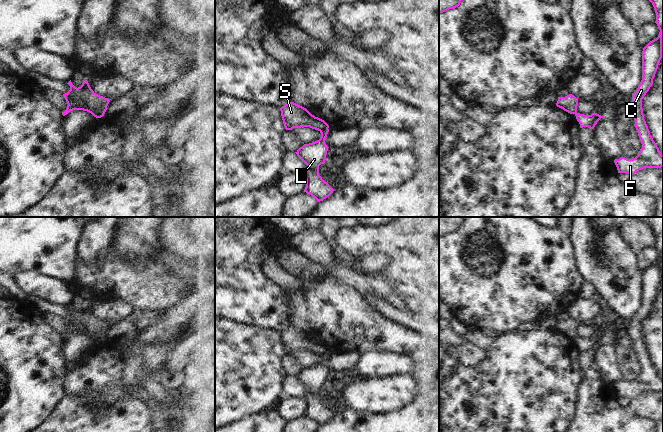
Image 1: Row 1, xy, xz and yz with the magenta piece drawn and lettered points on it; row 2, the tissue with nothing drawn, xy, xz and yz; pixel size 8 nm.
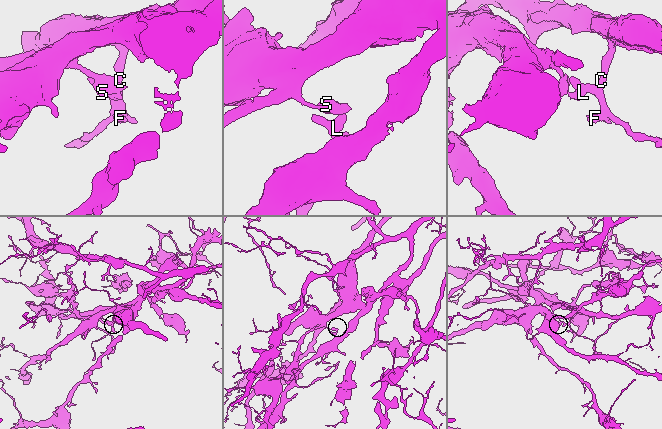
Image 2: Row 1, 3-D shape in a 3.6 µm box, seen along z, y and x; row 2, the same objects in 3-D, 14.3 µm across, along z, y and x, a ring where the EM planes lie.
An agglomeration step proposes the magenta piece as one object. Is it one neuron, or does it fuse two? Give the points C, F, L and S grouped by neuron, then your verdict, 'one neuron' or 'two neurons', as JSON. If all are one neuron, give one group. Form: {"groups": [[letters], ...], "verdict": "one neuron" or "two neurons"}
{"groups": [["C", "F", "L"], ["S"]], "verdict": "two neurons"}

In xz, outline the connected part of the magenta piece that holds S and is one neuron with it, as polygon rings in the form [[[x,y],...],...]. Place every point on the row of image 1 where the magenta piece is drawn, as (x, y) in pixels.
[[[289,102],[280,108],[282,120],[286,130],[293,128],[310,127],[318,131],[324,131],[329,125],[322,119],[312,115],[306,108]]]

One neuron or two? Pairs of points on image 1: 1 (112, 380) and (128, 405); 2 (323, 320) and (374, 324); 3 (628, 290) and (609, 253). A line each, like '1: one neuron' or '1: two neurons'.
1: two neurons
2: one neuron
3: one neuron

